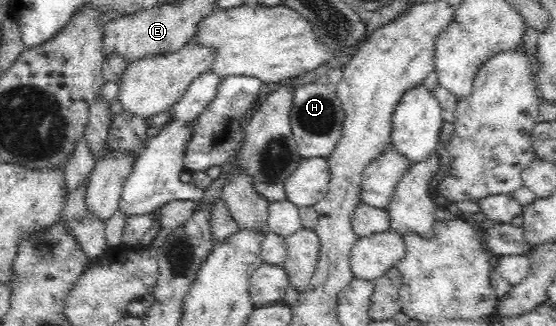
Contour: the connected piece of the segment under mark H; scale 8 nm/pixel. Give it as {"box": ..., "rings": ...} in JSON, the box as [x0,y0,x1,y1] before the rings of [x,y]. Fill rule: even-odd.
{"box":[290,81,346,158],"rings":[[[316,81],[294,89],[291,101],[290,127],[302,158],[331,155],[342,135],[346,112],[336,92],[336,86]]]}

